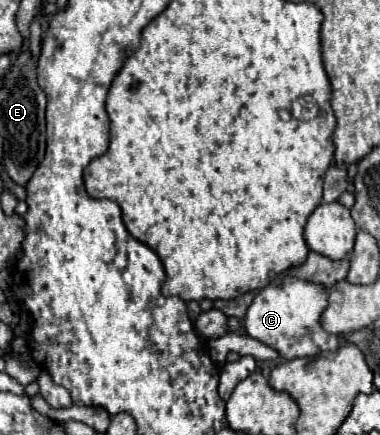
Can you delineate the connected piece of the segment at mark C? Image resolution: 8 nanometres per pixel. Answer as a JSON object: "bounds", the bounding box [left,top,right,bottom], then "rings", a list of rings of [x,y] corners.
{"bounds":[244,276,340,360],"rings":[[[284,276],[282,280],[272,282],[256,294],[244,318],[244,330],[250,338],[274,348],[284,360],[336,350],[340,346],[340,338],[336,334],[326,332],[320,324],[320,314],[328,306],[326,292],[328,290],[322,284],[312,284],[292,276]]]}

